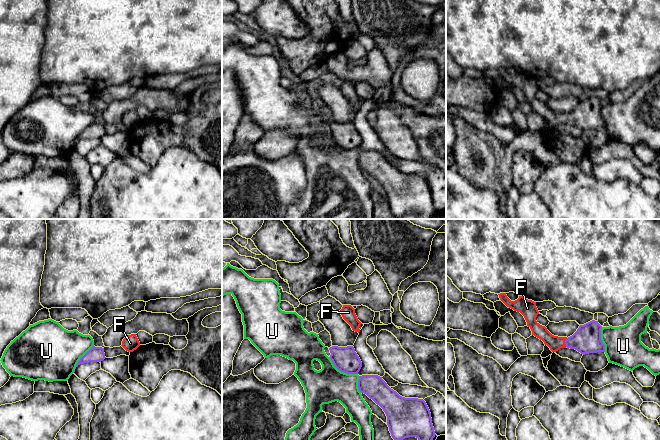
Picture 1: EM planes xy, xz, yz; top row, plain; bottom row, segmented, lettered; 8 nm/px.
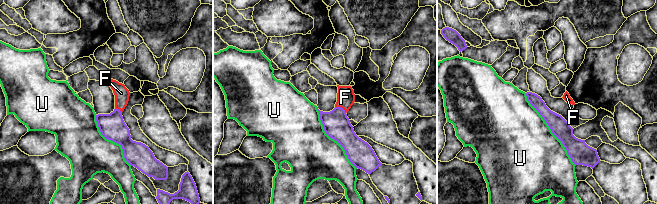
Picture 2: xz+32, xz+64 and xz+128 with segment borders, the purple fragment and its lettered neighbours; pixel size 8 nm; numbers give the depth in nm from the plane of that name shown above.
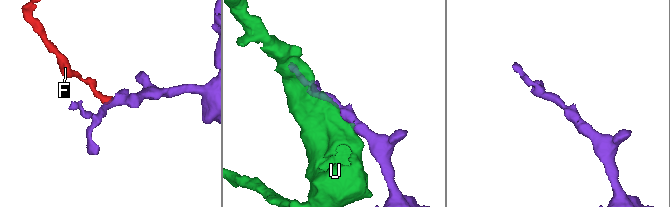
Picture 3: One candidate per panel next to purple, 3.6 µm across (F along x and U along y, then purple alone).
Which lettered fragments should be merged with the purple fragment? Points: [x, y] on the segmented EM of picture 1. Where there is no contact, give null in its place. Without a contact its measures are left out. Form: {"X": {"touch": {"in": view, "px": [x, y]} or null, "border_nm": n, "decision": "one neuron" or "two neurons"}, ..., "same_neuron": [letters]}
{"F": {"touch": {"in": "yz", "px": [565, 342]}, "border_nm": 70, "decision": "one neuron"}, "U": {"touch": {"in": "xz", "px": [342, 371]}, "border_nm": 280, "decision": "two neurons"}, "same_neuron": ["F"]}

